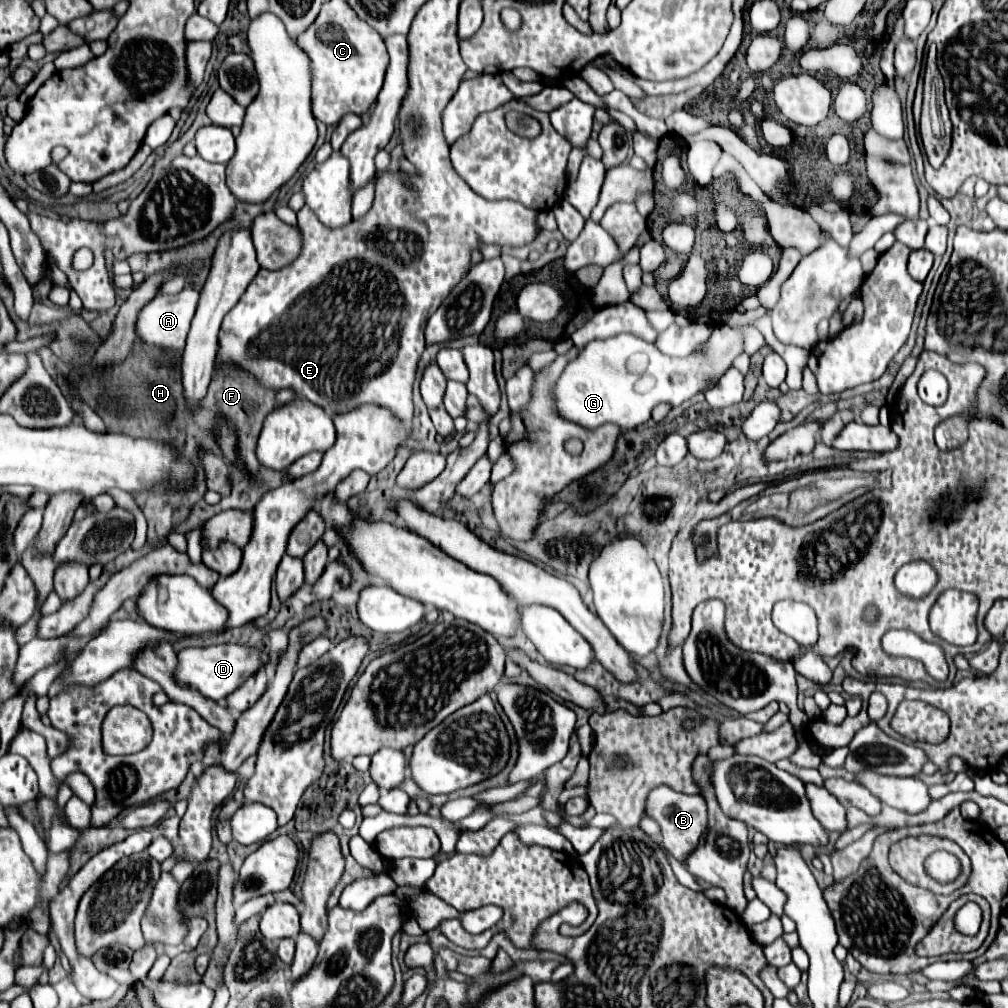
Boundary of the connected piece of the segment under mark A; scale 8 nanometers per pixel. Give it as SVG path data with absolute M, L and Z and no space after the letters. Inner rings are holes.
M185 286L179 294L159 294L153 302L149 302L141 310L139 320L137 320L137 336L143 342L159 346L159 348L183 350L193 314L197 310L197 302L199 302L199 290L195 290L191 286Z

